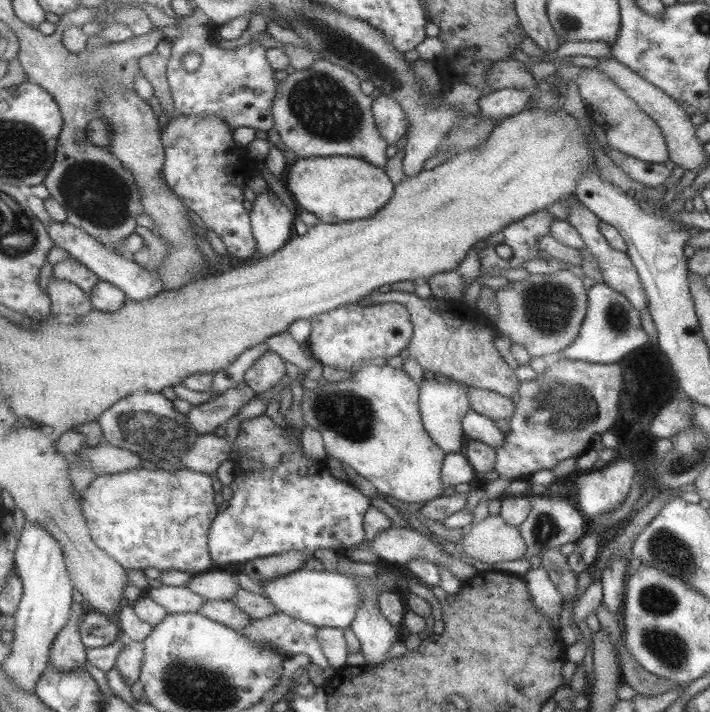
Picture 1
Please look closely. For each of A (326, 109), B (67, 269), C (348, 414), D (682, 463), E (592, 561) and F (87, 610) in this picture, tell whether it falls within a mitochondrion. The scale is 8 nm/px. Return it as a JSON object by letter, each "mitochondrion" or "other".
{"A":"mitochondrion","B":"other","C":"mitochondrion","D":"mitochondrion","E":"other","F":"other"}

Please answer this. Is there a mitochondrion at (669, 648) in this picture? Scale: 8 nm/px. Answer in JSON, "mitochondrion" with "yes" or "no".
{"mitochondrion":"yes"}

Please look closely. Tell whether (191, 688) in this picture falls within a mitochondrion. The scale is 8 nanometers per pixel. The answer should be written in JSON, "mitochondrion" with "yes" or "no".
{"mitochondrion":"yes"}

